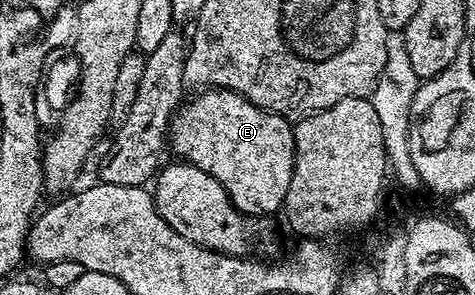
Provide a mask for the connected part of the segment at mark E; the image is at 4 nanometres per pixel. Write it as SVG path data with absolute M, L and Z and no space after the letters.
M208 88L195 94L191 101L180 103L175 109L175 115L171 117L171 127L169 129L169 152L175 158L182 158L186 163L197 166L201 170L205 170L205 174L209 174L213 178L217 178L217 182L221 182L221 186L229 194L229 198L233 202L236 210L243 213L248 218L264 218L270 212L279 212L285 202L285 194L289 190L289 182L293 178L293 170L295 169L295 130L292 121L286 116L279 116L275 112L266 112L264 108L257 107L253 102L249 102L241 94L231 92L227 88Z

